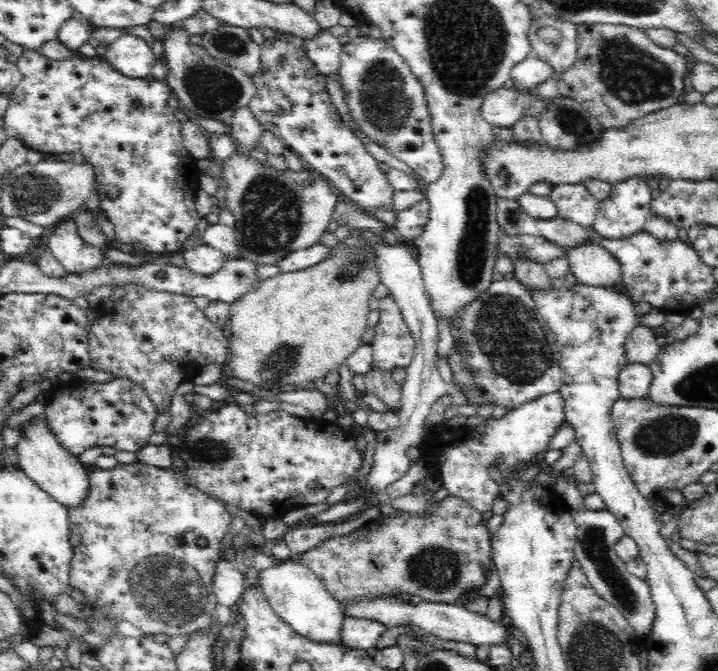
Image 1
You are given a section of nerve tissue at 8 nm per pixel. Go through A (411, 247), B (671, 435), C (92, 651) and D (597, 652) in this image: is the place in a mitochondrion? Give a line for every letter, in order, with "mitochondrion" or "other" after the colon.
A: other
B: mitochondrion
C: other
D: mitochondrion

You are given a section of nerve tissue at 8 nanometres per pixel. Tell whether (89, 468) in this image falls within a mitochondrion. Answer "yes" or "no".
no

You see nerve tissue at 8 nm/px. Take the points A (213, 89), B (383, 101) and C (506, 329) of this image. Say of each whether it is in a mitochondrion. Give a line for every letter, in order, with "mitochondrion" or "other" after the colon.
A: mitochondrion
B: mitochondrion
C: mitochondrion

